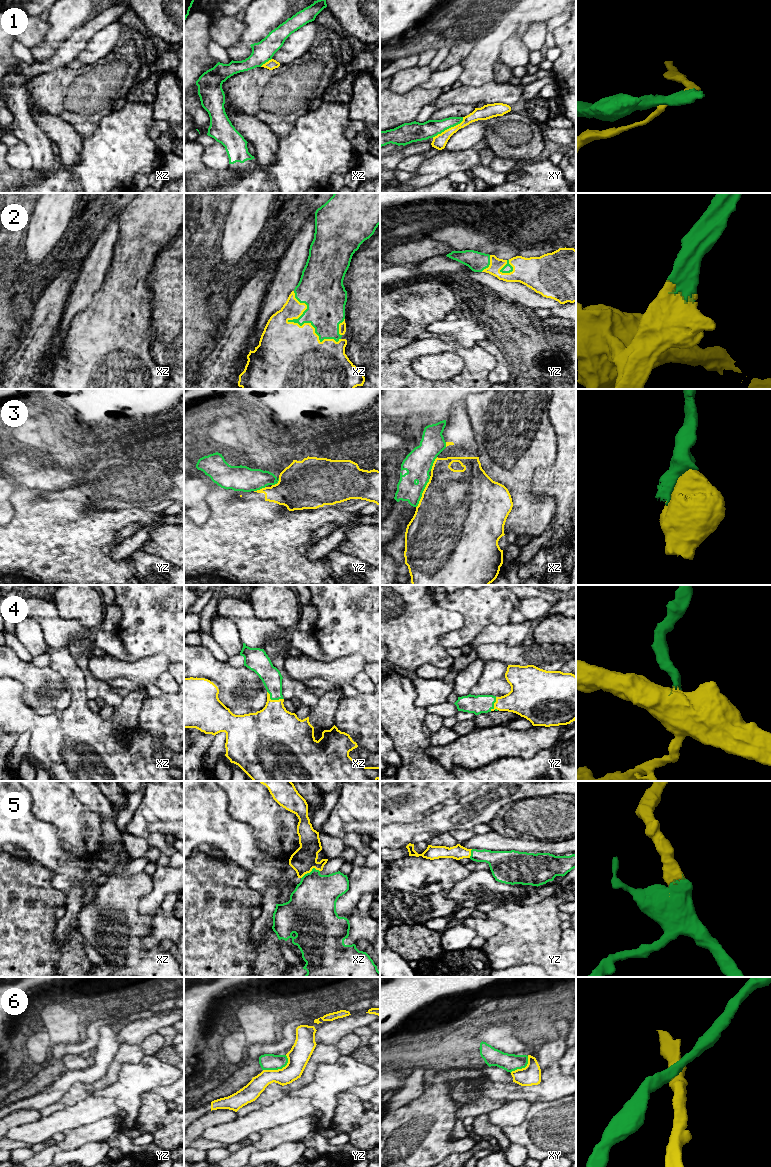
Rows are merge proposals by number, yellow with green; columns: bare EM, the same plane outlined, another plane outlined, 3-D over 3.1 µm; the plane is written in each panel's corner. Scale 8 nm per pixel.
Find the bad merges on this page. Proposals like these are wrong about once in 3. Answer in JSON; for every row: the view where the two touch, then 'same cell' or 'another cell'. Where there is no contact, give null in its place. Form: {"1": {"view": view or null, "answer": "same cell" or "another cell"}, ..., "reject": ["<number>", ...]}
{"1": {"view": "xy", "answer": "another cell"}, "2": {"view": "xz", "answer": "same cell"}, "3": {"view": "xz", "answer": "another cell"}, "4": {"view": "xz", "answer": "same cell"}, "5": {"view": "xz", "answer": "same cell"}, "6": {"view": "yz", "answer": "another cell"}, "reject": ["1", "3", "6"]}

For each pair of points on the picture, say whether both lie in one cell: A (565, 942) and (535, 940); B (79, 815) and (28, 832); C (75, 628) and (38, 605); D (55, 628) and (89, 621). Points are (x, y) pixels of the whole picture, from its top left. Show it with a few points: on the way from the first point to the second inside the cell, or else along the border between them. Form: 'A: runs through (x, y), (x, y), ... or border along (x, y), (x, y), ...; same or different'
A: border along (563, 930), (559, 942); different
B: border along (32, 811), (35, 817), (54, 827), (63, 845); different
C: runs through (66, 628), (61, 628), (47, 614); same
D: border along (58, 612), (63, 618), (76, 620), (93, 630); different

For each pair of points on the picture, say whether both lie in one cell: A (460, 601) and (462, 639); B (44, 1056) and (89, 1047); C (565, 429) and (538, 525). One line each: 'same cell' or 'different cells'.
A: same cell
B: different cells
C: different cells

